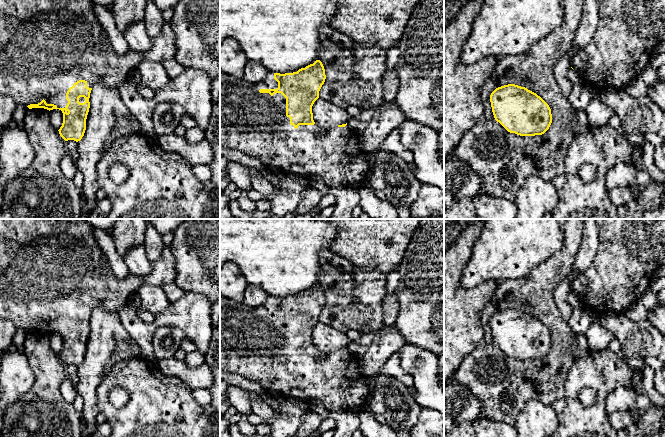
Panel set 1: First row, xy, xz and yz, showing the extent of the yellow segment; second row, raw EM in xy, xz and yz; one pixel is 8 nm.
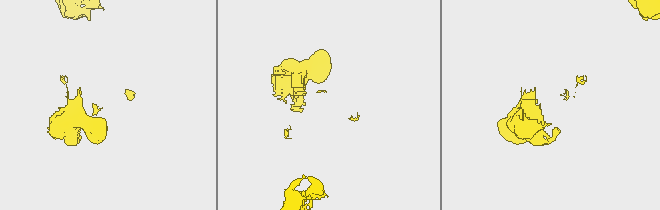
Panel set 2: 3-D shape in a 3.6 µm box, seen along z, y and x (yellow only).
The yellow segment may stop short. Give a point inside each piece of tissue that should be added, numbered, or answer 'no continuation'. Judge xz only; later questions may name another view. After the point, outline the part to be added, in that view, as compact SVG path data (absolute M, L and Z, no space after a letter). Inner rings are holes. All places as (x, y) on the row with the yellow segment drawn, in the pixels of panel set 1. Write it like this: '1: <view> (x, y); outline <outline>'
1: xz (255, 123); outline M220 71L220 147L238 150L246 155L256 158L272 171L284 172L295 176L320 176L328 188L343 187L360 189L366 184L370 173L368 154L359 148L358 133L352 131L348 125L345 127L332 127L323 129L318 125L299 125L297 129L290 124L286 116L286 98L281 93L271 96L269 93L260 93L260 89L277 89L278 82L274 73L269 72L267 77L258 82L251 83L244 78L232 77Z

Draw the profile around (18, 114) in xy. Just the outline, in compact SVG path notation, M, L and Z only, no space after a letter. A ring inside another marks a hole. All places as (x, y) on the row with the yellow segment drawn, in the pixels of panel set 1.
M17 105L16 109L13 112L13 123L16 124L19 121L22 121L25 115L26 108L23 105Z

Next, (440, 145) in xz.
M444 129L438 131L437 155L444 166Z

